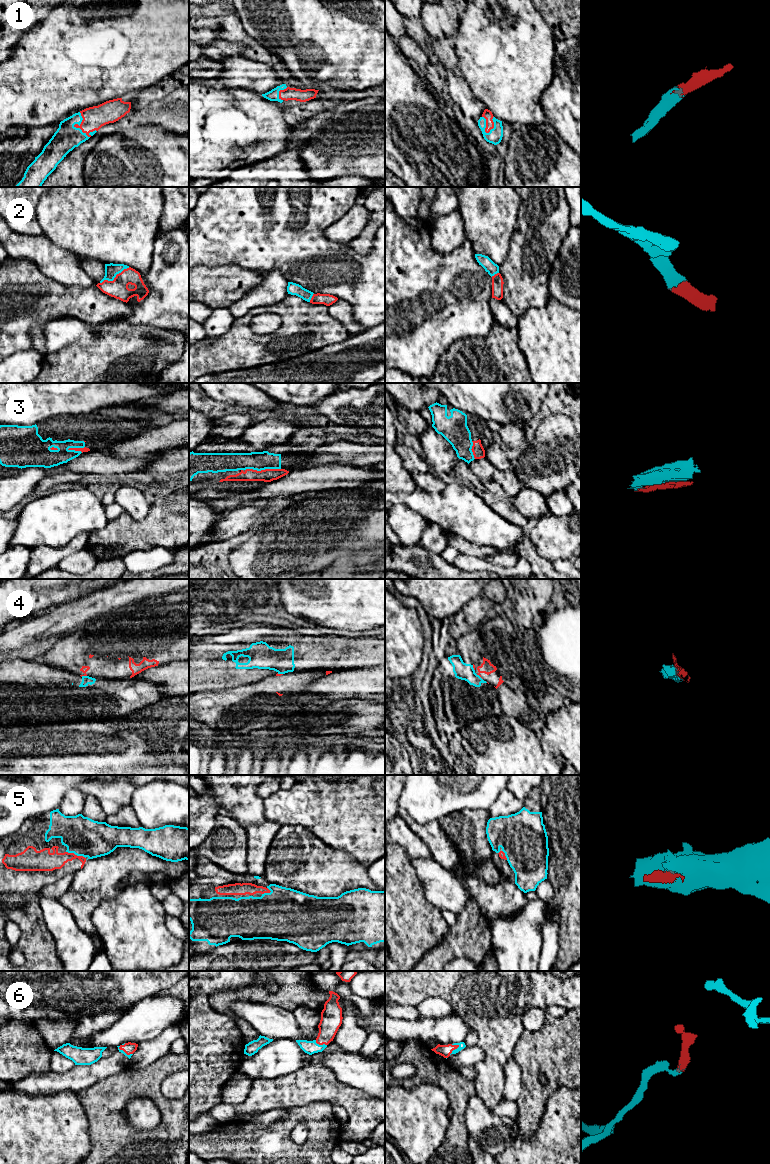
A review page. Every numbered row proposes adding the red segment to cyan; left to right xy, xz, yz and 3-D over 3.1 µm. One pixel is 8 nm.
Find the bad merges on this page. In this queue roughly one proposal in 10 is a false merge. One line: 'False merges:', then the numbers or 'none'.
False merges: 4

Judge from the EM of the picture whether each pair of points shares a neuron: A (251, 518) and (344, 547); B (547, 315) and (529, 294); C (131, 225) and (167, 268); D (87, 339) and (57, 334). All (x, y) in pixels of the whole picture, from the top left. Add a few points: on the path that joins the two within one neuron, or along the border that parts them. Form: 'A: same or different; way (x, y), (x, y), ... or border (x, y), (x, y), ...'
A: different; border (263, 520), (255, 526)
B: different; border (550, 296), (544, 306), (531, 307), (520, 318)
C: different; border (157, 236), (154, 241), (151, 264), (144, 273)
D: same; way (80, 334), (64, 334)

